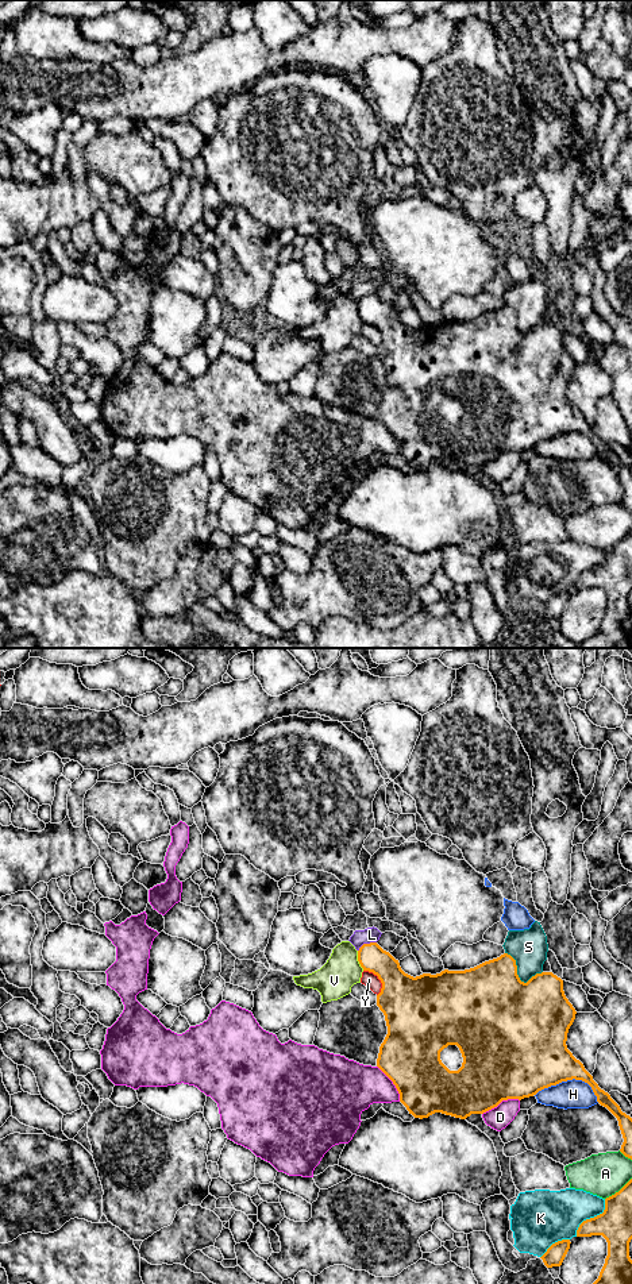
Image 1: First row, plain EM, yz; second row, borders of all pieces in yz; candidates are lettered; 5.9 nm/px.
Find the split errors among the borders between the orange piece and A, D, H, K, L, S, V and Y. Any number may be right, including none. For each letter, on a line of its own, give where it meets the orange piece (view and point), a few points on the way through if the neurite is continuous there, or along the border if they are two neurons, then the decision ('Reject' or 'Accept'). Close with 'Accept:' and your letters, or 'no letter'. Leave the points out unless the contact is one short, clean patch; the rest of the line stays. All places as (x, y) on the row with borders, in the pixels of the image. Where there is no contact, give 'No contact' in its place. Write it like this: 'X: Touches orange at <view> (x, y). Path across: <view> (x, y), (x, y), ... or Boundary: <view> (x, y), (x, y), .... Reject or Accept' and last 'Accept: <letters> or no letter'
A: Touches orange at yz (619, 1191). Reject
D: Touches orange at yz (500, 1102). Reject
H: Touches orange at yz (570, 1079). Reject
K: Touches orange at yz (592, 1218). Reject
L: Touches orange at yz (366, 944). Boundary: yz (376, 941), (363, 944), (358, 951). Reject
S: Touches orange at yz (517, 976). Reject
V: Touches orange at yz (358, 960). Boundary: yz (357, 951), (357, 959), (363, 970). Reject
Y: Touches orange at yz (378, 978). Reject
Accept: no letter

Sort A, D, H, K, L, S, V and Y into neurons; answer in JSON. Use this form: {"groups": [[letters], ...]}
{"groups": [["A"], ["D"], ["H"], ["K"], ["L"], ["S"], ["V"], ["Y"]]}

